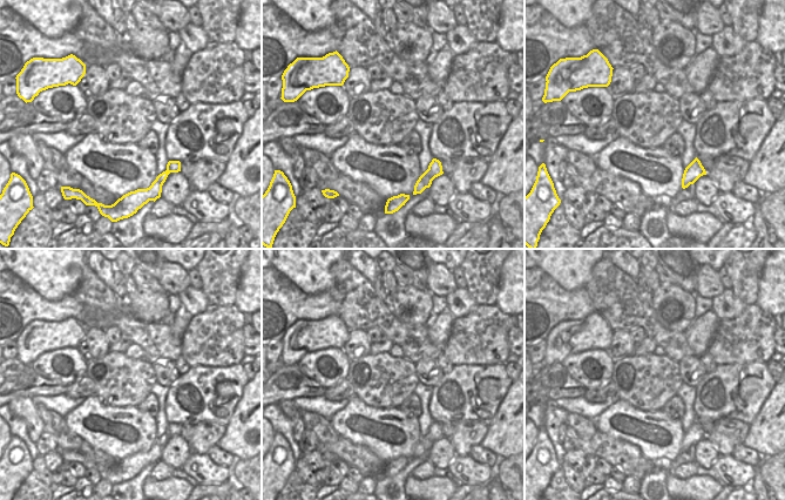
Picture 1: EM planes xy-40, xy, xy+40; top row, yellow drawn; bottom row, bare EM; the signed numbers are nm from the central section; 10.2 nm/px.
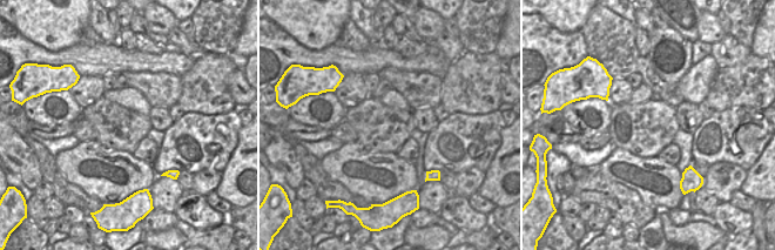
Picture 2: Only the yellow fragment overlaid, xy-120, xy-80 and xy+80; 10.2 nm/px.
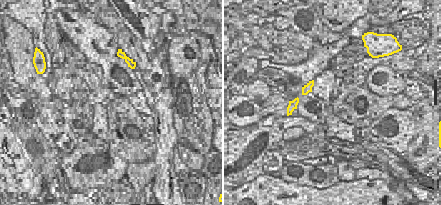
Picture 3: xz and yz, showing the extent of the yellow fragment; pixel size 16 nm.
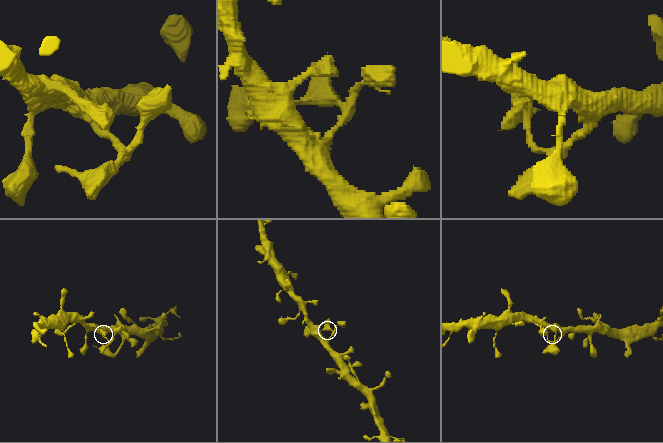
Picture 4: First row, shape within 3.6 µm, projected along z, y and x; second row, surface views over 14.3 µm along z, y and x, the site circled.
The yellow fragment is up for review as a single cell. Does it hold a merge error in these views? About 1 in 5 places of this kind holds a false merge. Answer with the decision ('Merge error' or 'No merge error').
No merge error

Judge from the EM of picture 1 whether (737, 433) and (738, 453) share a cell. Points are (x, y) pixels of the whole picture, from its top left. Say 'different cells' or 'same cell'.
different cells

